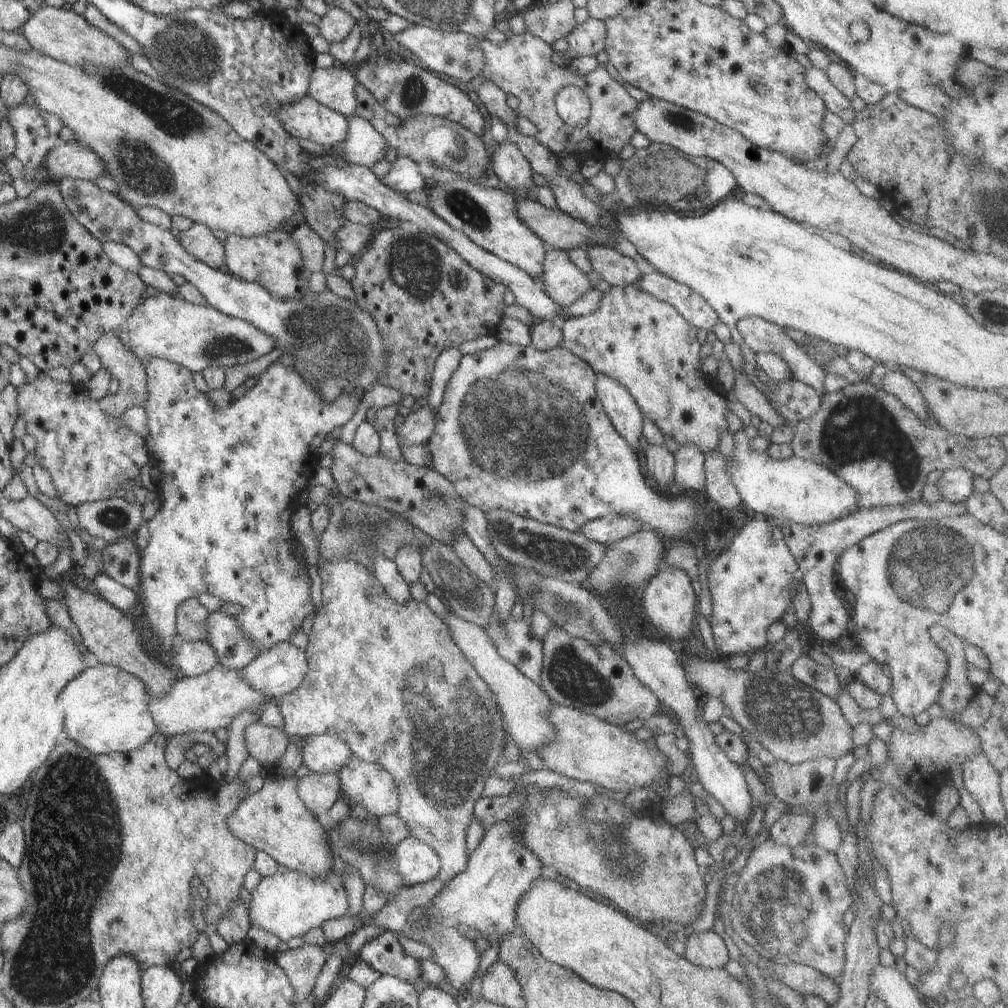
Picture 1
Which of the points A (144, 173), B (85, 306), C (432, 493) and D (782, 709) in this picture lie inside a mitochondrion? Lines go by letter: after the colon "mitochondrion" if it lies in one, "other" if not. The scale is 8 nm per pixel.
A: mitochondrion
B: other
C: mitochondrion
D: mitochondrion

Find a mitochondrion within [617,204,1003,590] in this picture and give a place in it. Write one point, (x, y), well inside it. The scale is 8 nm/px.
(854, 431)

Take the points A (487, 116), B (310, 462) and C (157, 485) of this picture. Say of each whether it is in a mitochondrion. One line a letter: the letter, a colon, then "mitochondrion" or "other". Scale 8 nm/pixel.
A: other
B: other
C: other

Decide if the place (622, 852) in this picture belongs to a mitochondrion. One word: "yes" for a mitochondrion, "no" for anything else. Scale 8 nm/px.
yes

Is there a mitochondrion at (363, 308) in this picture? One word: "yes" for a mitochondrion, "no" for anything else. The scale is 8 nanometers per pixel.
yes

